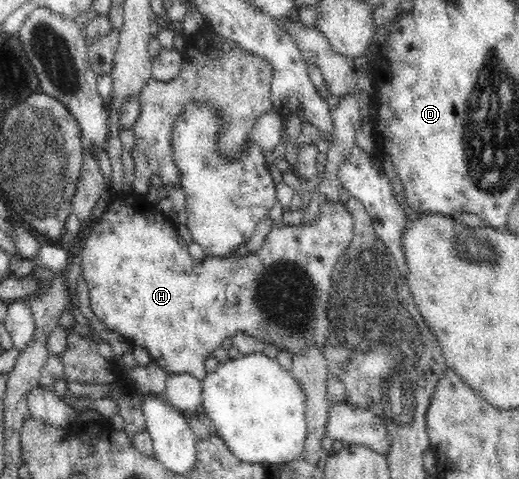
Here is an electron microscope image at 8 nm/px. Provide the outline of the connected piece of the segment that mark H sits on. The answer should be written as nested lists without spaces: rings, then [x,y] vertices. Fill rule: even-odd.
[[[121,193],[114,196],[113,202],[109,204],[107,212],[103,214],[100,221],[93,222],[90,227],[89,236],[86,238],[86,245],[81,254],[81,269],[83,280],[87,282],[91,308],[101,322],[112,330],[119,332],[125,339],[130,338],[136,346],[146,348],[150,354],[151,360],[155,361],[163,370],[170,375],[187,373],[199,380],[203,380],[206,375],[205,360],[210,357],[211,352],[220,346],[225,338],[233,336],[235,332],[246,332],[260,340],[264,344],[274,344],[280,350],[295,354],[301,351],[303,346],[309,346],[309,342],[316,342],[316,346],[321,346],[324,353],[325,338],[329,332],[329,319],[327,319],[327,304],[329,304],[330,279],[338,258],[345,252],[349,246],[351,236],[353,236],[353,217],[350,216],[346,205],[341,200],[334,203],[325,203],[320,207],[320,213],[315,217],[312,223],[301,222],[298,226],[277,224],[269,231],[266,241],[262,247],[247,255],[235,254],[231,257],[207,257],[201,262],[195,262],[187,250],[185,240],[177,231],[177,223],[173,217],[167,217],[155,207],[156,204],[147,200],[146,196],[134,193]]]

